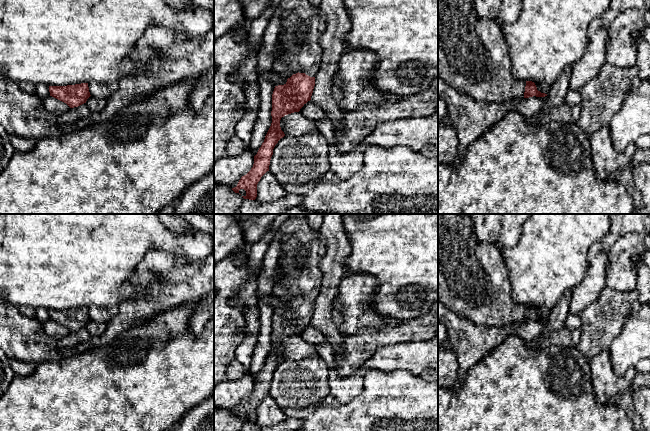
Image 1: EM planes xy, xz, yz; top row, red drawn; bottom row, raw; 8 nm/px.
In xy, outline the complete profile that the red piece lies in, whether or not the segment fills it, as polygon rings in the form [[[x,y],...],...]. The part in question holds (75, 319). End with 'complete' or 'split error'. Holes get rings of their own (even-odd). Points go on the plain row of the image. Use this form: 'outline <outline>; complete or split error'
outline [[[88,307],[67,310],[49,310],[50,320],[66,327],[70,332],[86,327],[91,320]]]; complete

